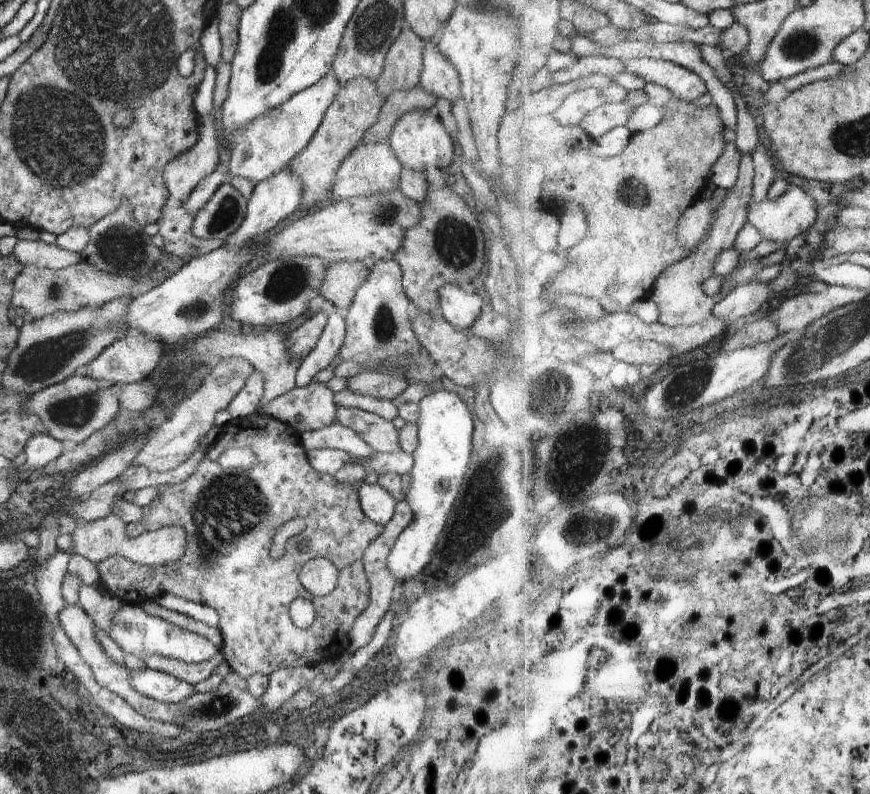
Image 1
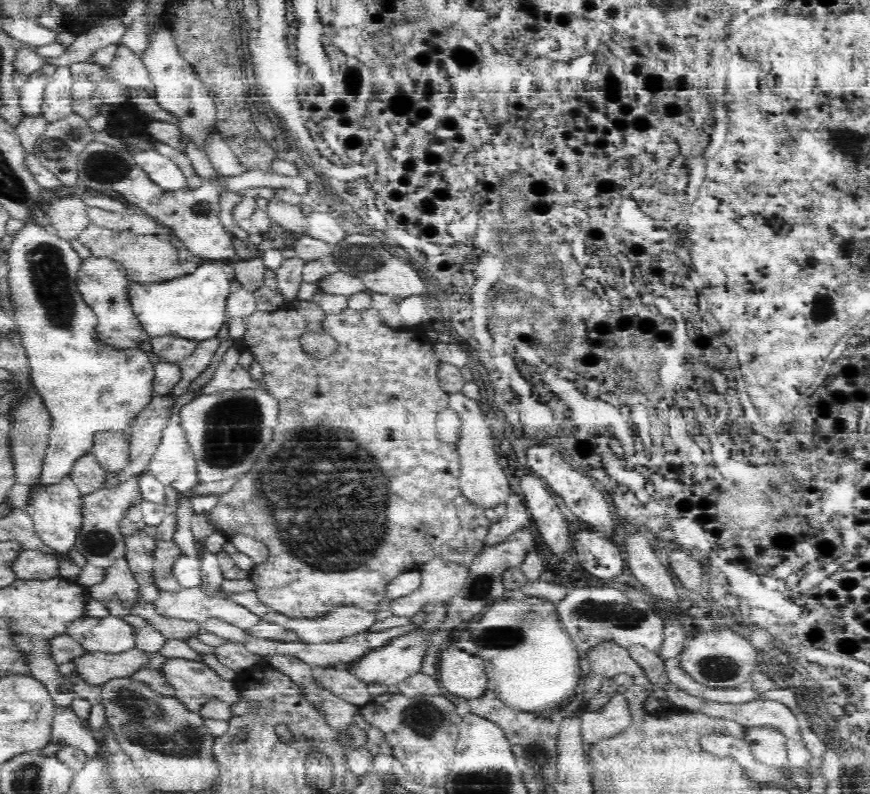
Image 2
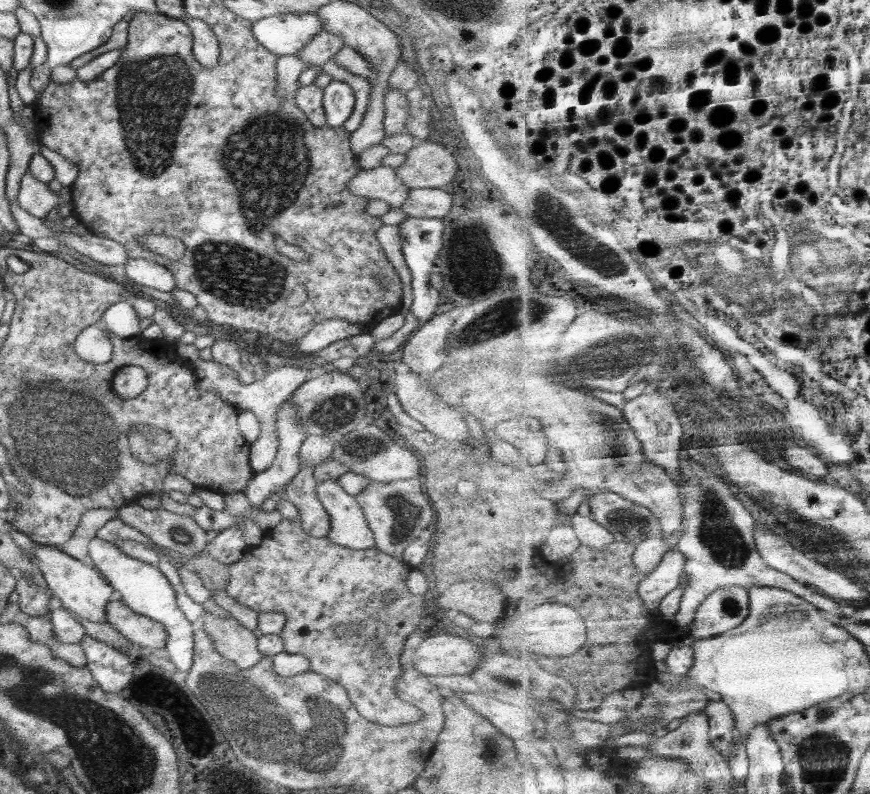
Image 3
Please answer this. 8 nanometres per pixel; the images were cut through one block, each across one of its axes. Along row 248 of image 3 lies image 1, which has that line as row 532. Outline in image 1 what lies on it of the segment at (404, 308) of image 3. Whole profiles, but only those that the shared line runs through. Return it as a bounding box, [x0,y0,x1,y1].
[347,500,412,653]

